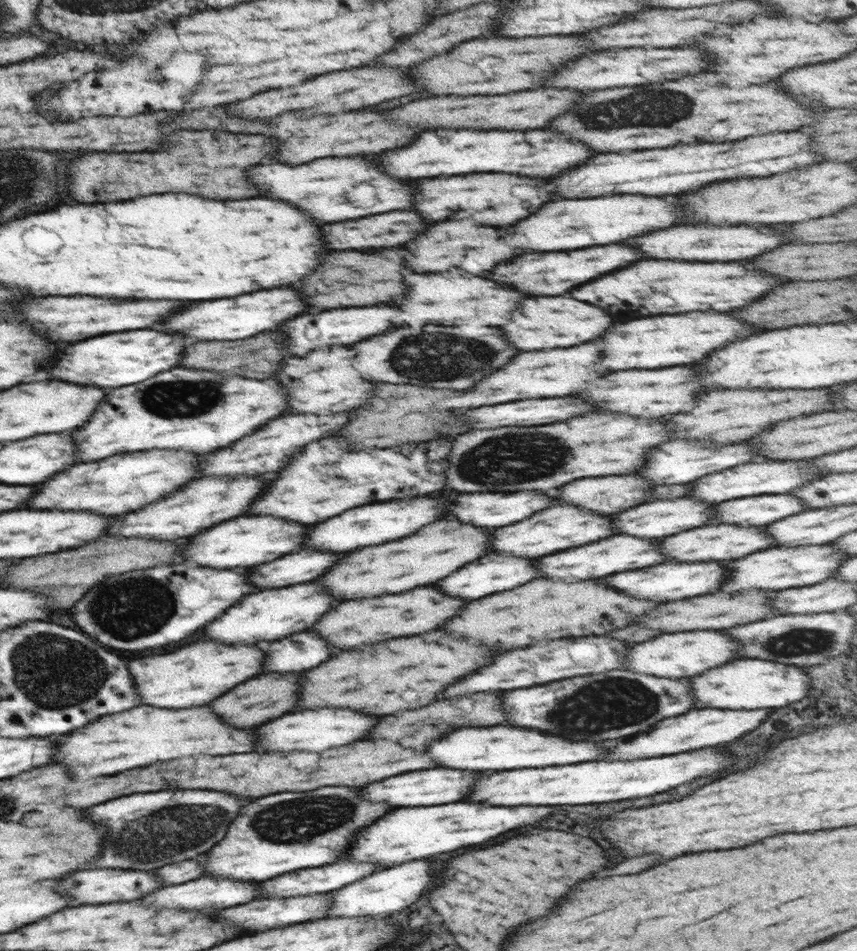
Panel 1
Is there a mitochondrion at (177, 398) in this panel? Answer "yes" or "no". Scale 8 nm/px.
yes

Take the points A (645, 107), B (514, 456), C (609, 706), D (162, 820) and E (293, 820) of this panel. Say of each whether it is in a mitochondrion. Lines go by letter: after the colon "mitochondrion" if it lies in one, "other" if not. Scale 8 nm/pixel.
A: mitochondrion
B: mitochondrion
C: mitochondrion
D: mitochondrion
E: mitochondrion

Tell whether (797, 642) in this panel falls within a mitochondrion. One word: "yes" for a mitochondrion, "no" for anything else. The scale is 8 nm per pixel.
yes

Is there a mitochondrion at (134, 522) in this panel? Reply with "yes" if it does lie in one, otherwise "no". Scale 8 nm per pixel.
no

